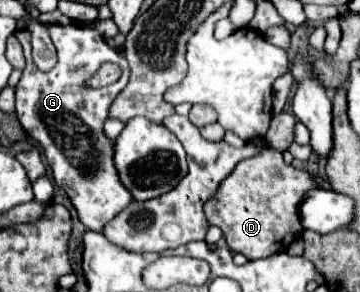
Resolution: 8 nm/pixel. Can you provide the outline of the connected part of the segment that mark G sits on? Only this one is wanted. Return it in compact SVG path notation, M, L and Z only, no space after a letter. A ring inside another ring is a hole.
M50 26L50 36L56 46L58 62L52 70L42 72L36 68L30 56L30 30L16 32L26 58L26 68L16 86L16 114L24 130L32 140L36 140L52 166L54 180L64 188L82 220L90 230L102 232L104 224L110 222L120 210L124 210L134 198L118 180L114 168L114 140L104 134L104 120L108 118L110 104L116 100L118 92L126 86L130 68L126 58L106 44L92 28L84 26ZM116 62L122 68L122 78L102 88L84 88L84 82L98 71L102 63Z

